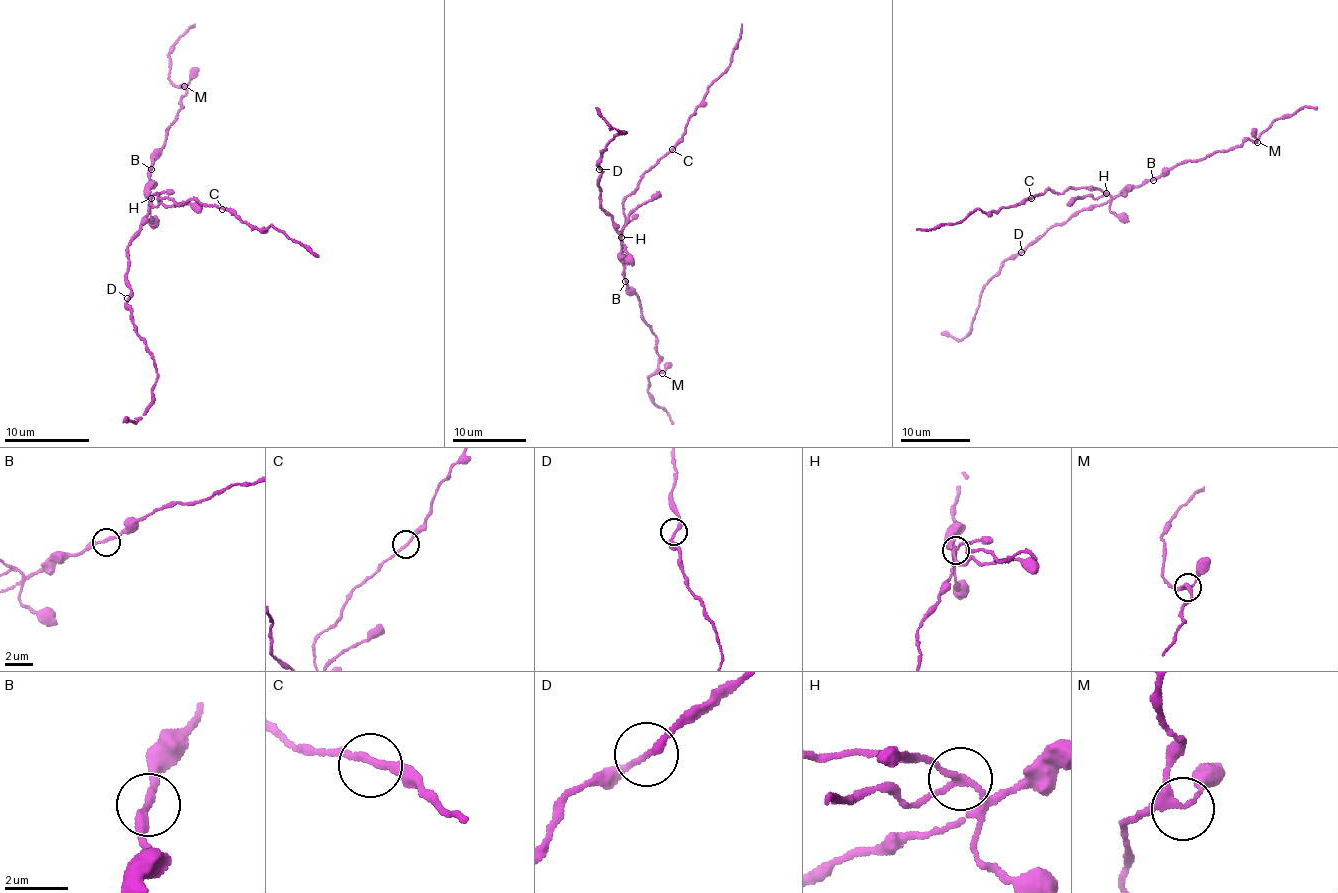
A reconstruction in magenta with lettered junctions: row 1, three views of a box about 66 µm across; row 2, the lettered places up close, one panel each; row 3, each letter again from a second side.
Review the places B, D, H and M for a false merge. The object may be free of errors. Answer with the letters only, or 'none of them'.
H

